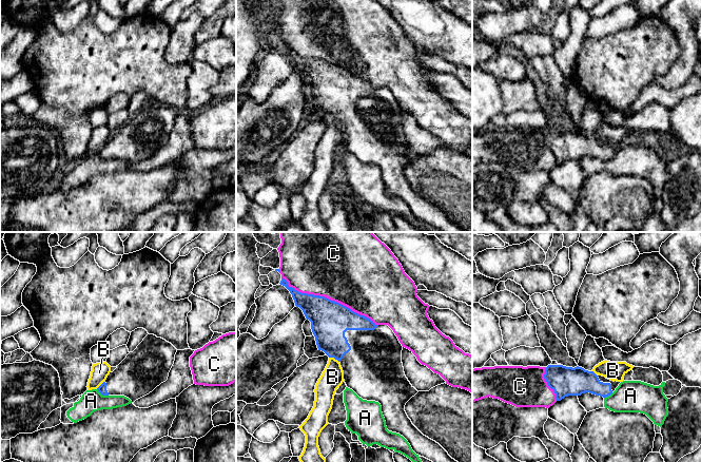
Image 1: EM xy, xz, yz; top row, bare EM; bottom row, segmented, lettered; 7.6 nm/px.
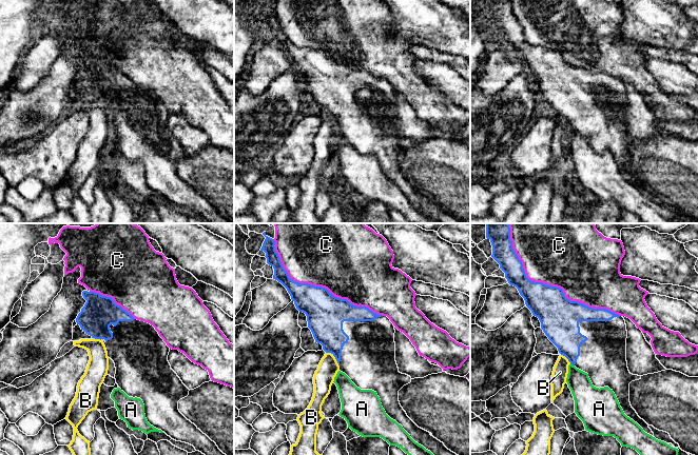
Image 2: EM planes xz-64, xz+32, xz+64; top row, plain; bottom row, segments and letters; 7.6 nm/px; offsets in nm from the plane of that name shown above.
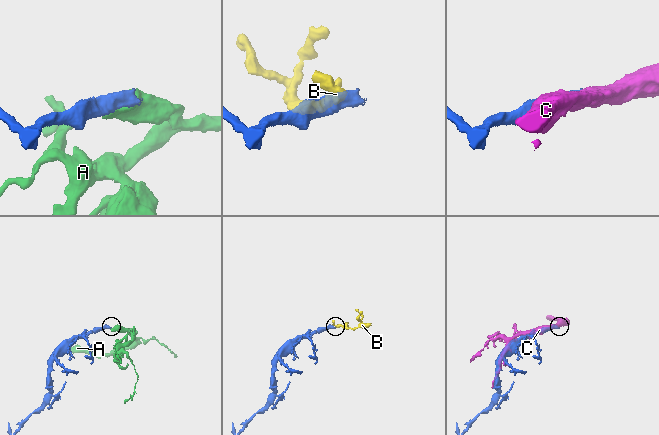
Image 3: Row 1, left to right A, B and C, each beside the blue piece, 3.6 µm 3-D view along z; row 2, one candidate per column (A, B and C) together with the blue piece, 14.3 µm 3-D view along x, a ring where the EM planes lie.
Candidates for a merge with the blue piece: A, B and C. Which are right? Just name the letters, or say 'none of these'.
none of these

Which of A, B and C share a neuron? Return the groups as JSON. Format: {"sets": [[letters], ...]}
{"sets": [["A"], ["B"], ["C"]]}

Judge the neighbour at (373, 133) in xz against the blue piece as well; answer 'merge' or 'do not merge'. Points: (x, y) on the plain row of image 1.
merge

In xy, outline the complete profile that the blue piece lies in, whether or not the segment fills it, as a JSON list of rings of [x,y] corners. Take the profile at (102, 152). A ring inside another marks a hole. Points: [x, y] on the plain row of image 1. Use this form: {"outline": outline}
{"outline": [[[148,98],[97,153],[102,159],[124,159],[134,167],[168,143],[176,116],[171,107]]]}

